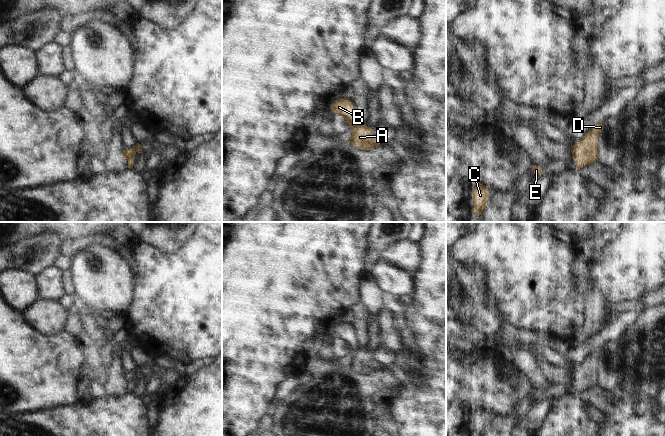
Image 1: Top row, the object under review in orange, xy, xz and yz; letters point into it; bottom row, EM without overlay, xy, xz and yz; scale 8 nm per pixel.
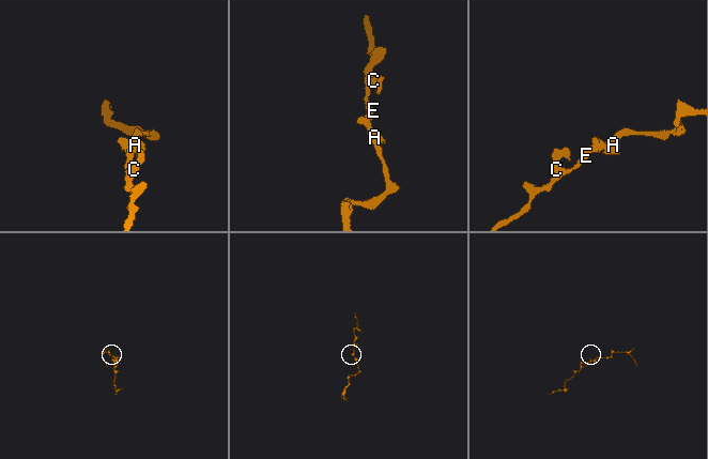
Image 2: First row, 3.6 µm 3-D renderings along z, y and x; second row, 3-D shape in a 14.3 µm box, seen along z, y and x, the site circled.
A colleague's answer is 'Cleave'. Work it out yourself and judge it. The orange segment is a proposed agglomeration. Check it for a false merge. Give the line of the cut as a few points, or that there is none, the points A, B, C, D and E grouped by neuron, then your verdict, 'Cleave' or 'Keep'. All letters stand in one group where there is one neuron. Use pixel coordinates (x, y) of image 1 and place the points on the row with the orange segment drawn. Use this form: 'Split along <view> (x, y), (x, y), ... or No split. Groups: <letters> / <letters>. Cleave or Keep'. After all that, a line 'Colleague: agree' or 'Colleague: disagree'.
Split along xy (134, 148), (134, 153), (128, 159). Groups: A D / B C E. Cleave.
Colleague: agree

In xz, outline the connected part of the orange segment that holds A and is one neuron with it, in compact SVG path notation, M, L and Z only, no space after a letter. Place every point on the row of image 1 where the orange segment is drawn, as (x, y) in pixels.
M361 123L352 130L349 143L364 151L381 146L380 140L373 134L373 129Z

